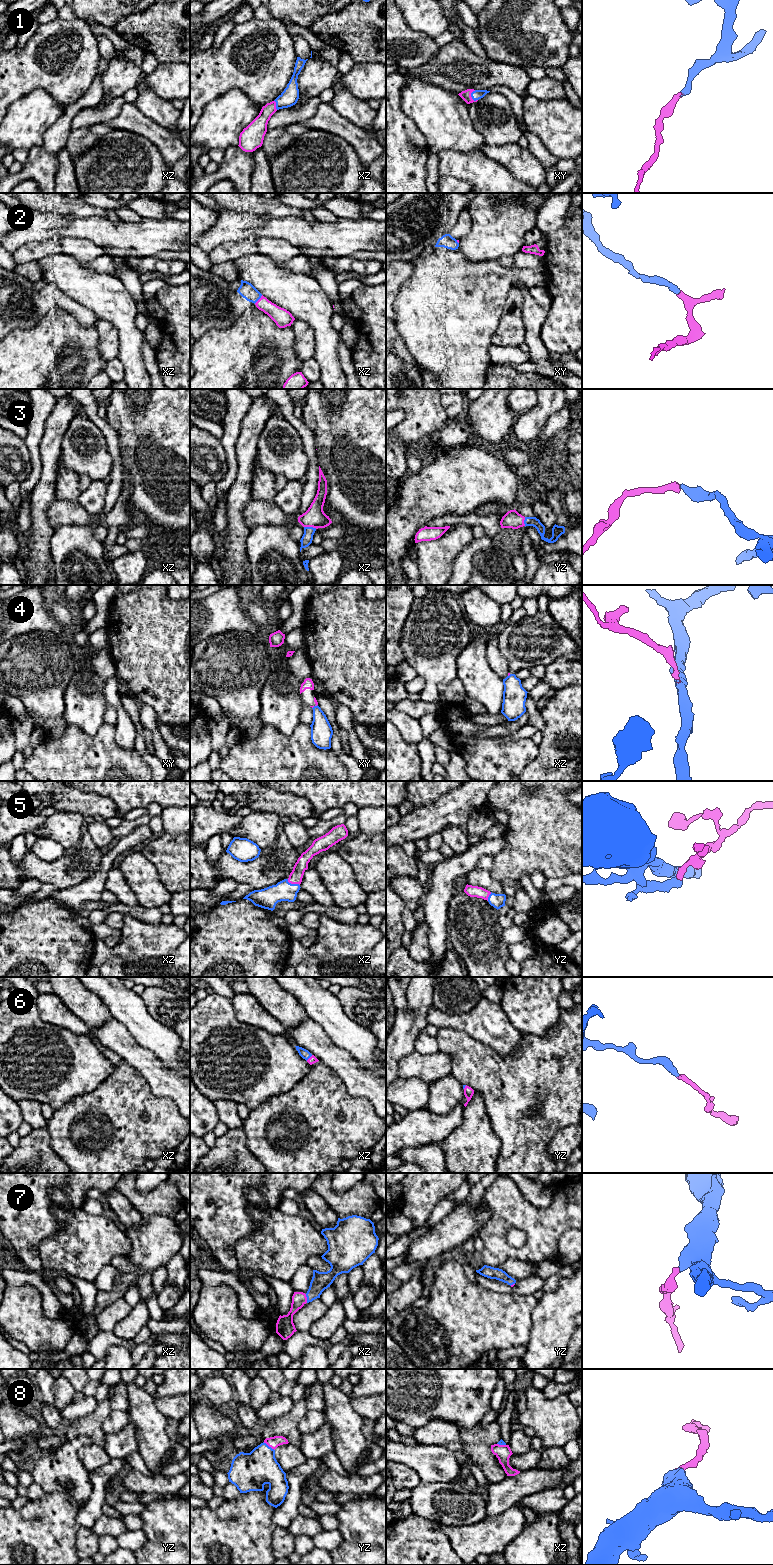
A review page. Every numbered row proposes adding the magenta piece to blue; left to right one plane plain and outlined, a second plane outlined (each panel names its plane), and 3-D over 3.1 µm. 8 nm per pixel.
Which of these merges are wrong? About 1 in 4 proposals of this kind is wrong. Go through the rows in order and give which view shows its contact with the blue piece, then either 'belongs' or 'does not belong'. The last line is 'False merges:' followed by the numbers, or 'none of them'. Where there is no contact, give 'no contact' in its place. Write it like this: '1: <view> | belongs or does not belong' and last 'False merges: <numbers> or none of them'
1: xy | belongs
2: xz | belongs
3: xz | belongs
4: xy | belongs
5: xz | belongs
6: xz | belongs
7: xz | belongs
8: yz | belongs
False merges: none of them

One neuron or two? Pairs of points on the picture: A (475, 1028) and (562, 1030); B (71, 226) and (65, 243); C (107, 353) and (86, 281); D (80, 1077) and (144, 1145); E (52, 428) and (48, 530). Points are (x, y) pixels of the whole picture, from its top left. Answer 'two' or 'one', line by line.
A: two
B: two
C: two
D: two
E: one

